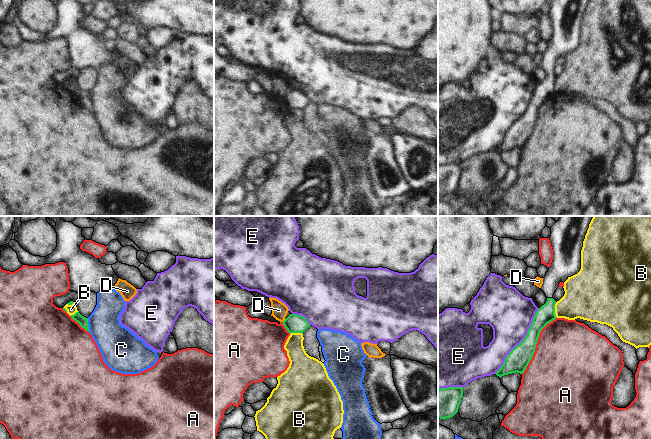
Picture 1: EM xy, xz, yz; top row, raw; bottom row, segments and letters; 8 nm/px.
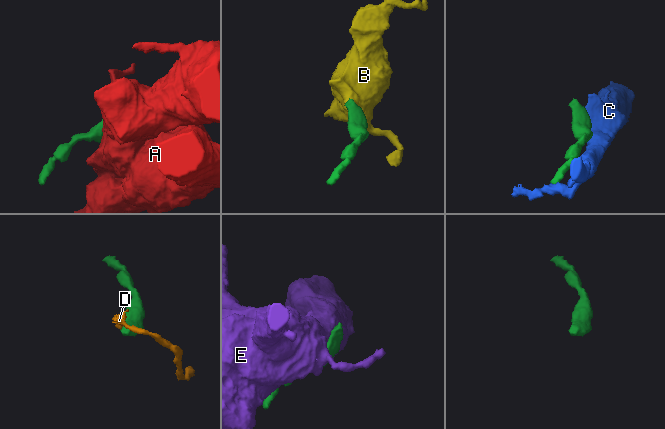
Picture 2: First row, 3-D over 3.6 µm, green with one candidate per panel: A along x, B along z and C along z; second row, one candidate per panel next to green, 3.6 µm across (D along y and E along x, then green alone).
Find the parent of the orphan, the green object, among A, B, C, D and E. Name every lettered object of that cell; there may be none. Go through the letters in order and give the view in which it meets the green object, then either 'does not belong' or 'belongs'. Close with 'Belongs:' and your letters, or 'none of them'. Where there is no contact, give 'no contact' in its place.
A: yz | does not belong
B: yz | does not belong
C: xy | does not belong
D: xz | does not belong
E: yz | does not belong
Belongs: none of them

